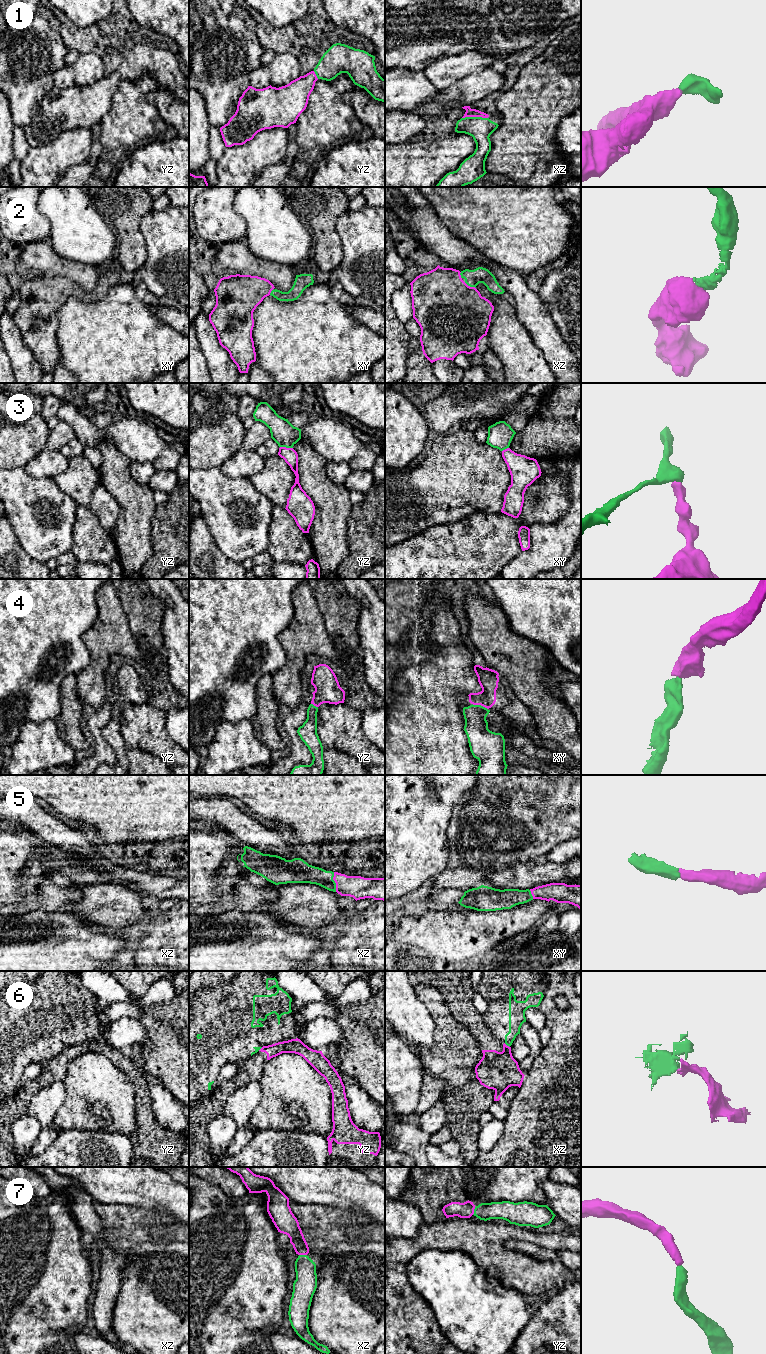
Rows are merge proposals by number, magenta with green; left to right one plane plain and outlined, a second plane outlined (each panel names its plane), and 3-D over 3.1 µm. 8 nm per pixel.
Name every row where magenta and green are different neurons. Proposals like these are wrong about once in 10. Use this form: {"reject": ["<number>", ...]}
{"reject": ["3", "6"]}

